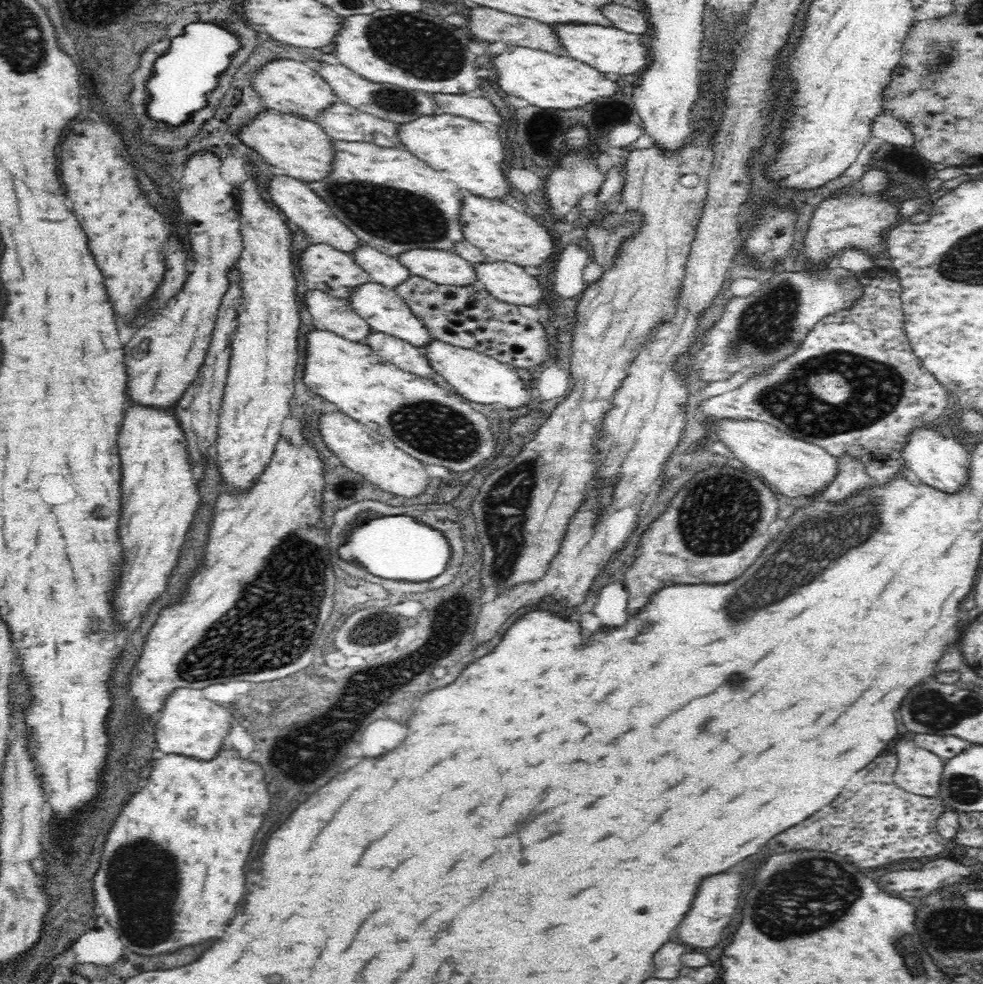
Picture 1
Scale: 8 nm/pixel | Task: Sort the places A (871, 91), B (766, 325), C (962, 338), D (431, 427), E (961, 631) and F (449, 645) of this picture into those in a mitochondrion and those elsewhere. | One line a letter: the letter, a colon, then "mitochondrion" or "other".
A: other
B: mitochondrion
C: other
D: mitochondrion
E: other
F: mitochondrion

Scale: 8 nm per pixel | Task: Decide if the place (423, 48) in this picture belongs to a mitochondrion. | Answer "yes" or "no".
yes

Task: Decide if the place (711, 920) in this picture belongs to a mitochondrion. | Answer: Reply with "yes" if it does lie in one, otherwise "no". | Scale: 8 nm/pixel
no

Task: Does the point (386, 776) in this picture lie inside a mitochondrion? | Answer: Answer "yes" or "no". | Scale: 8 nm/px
no

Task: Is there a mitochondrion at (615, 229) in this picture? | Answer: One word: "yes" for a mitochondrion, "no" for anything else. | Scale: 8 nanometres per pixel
yes

